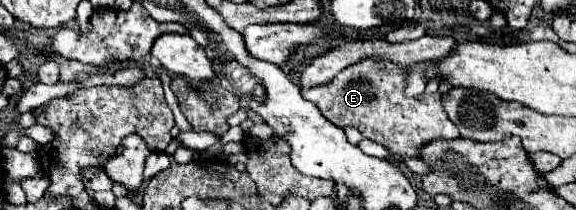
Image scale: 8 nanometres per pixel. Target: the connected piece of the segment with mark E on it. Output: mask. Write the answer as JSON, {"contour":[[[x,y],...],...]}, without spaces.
{"contour":[[[373,58],[361,60],[361,62],[341,70],[329,84],[301,90],[301,94],[305,100],[313,102],[319,108],[319,112],[335,126],[339,126],[339,128],[355,126],[363,134],[363,138],[369,138],[373,142],[383,144],[391,152],[391,158],[395,162],[403,162],[405,158],[419,156],[421,146],[429,144],[433,140],[459,138],[457,126],[453,126],[453,122],[449,122],[449,118],[441,106],[441,94],[435,92],[429,96],[421,94],[417,98],[407,98],[405,96],[405,70],[401,70],[399,64],[393,64],[389,60],[377,60],[377,62],[373,62]]]}

